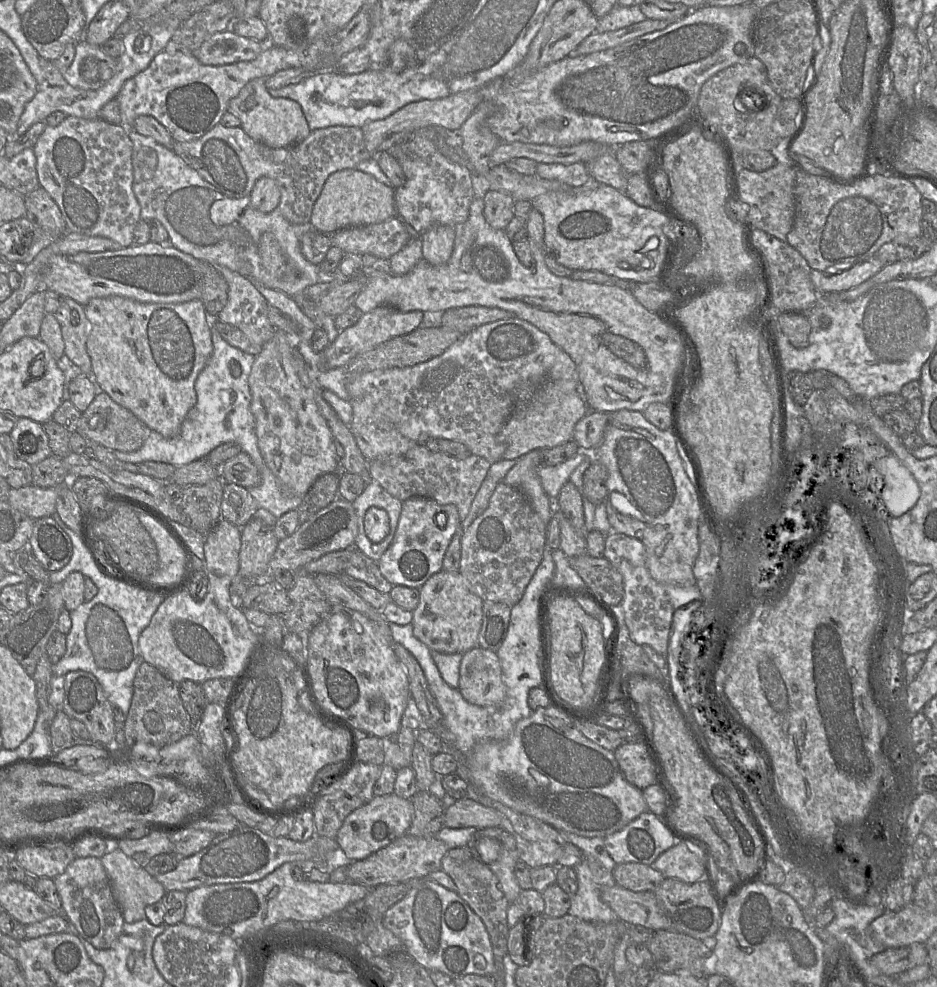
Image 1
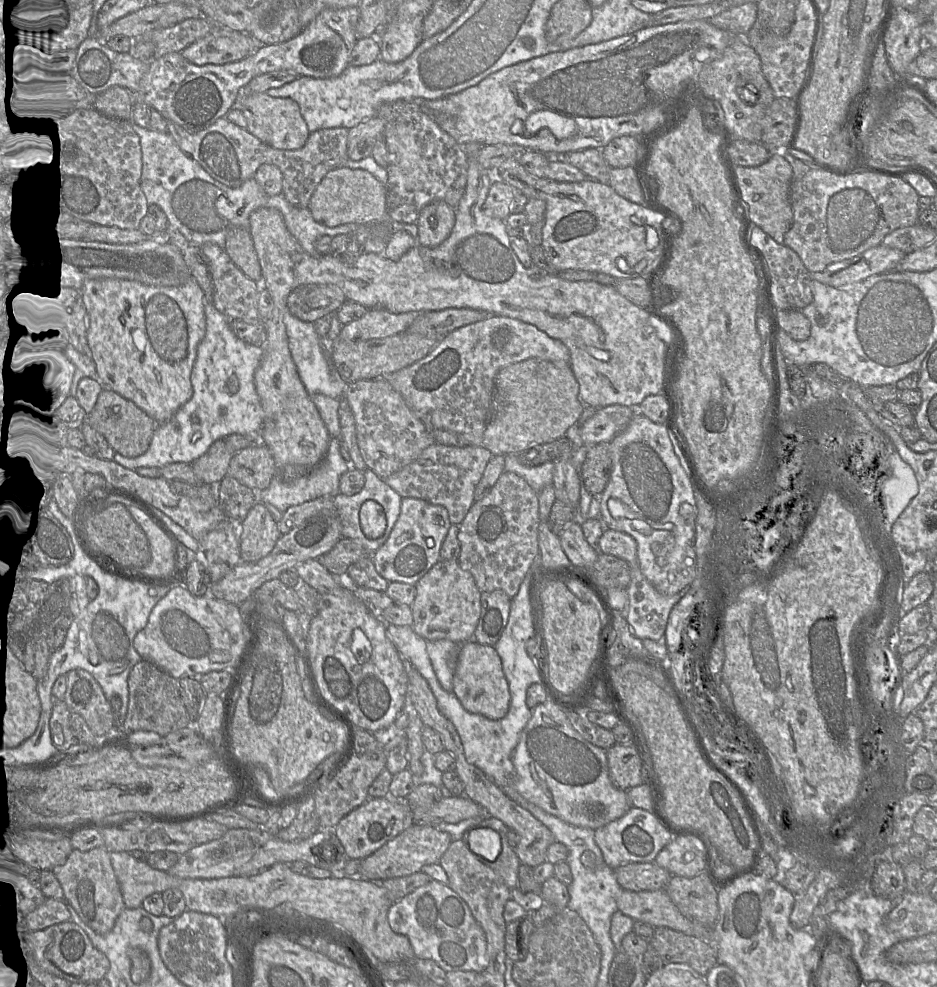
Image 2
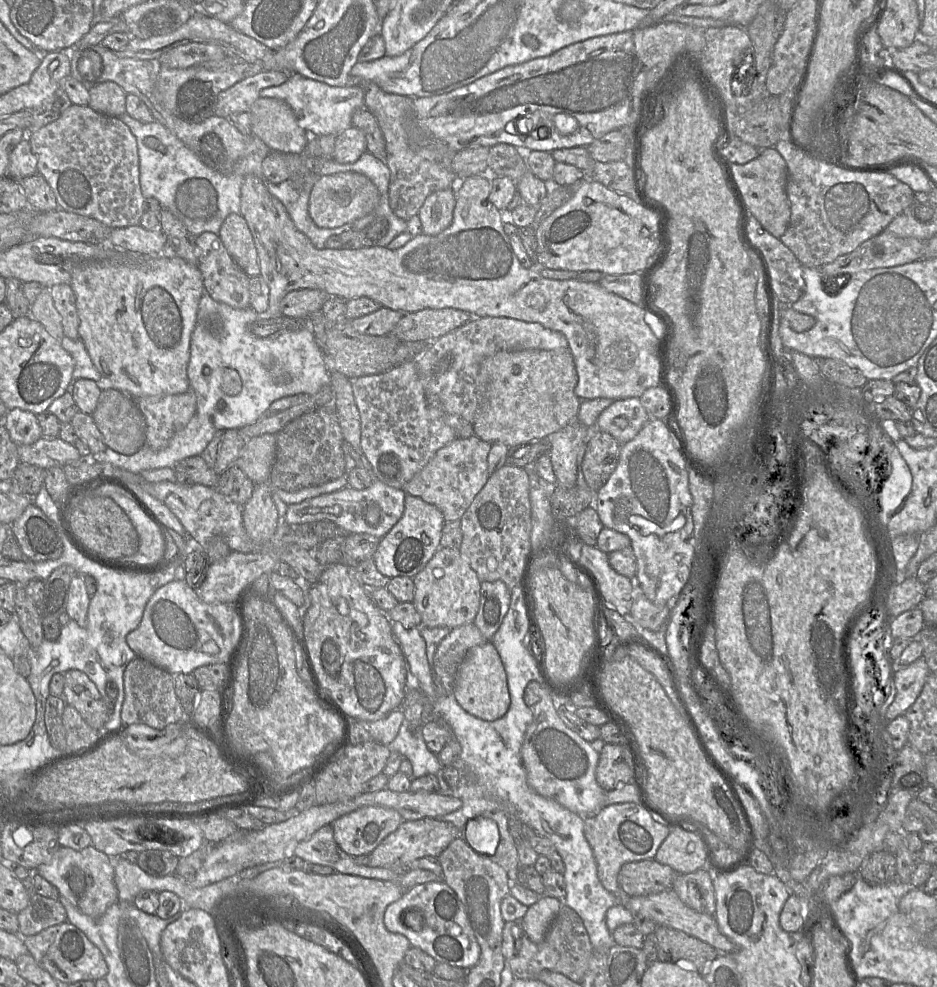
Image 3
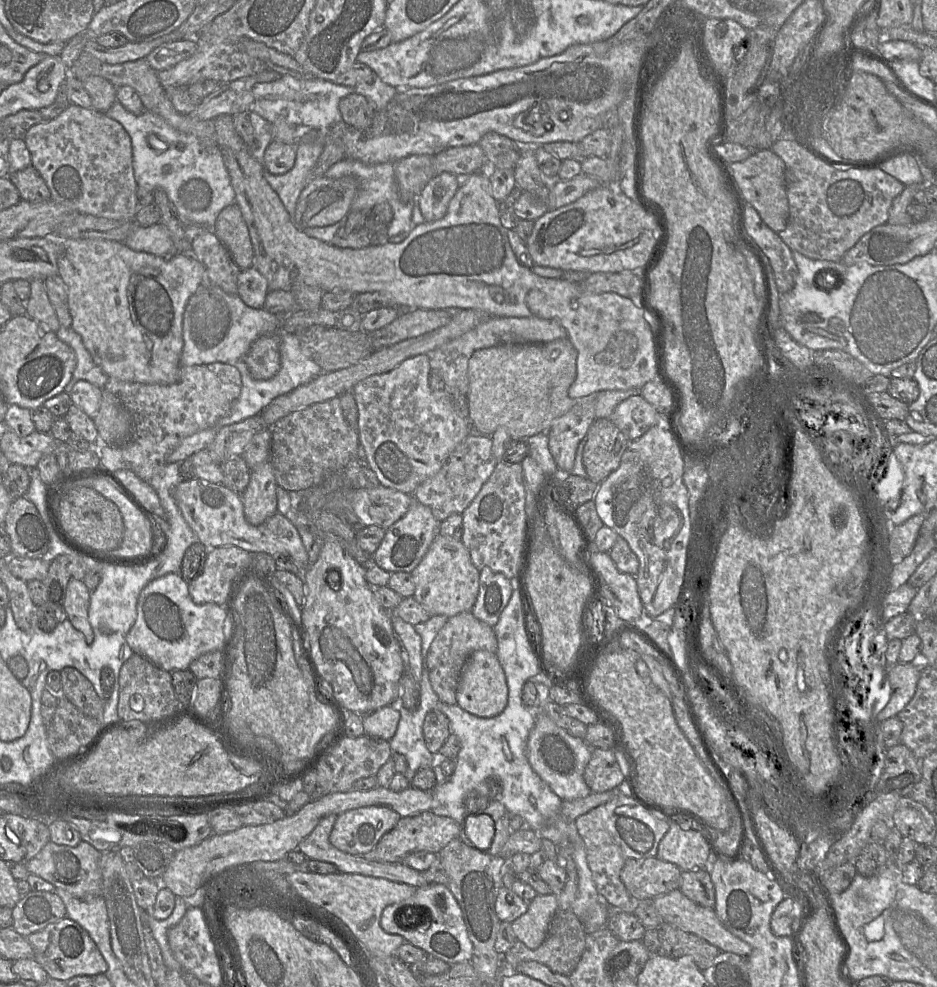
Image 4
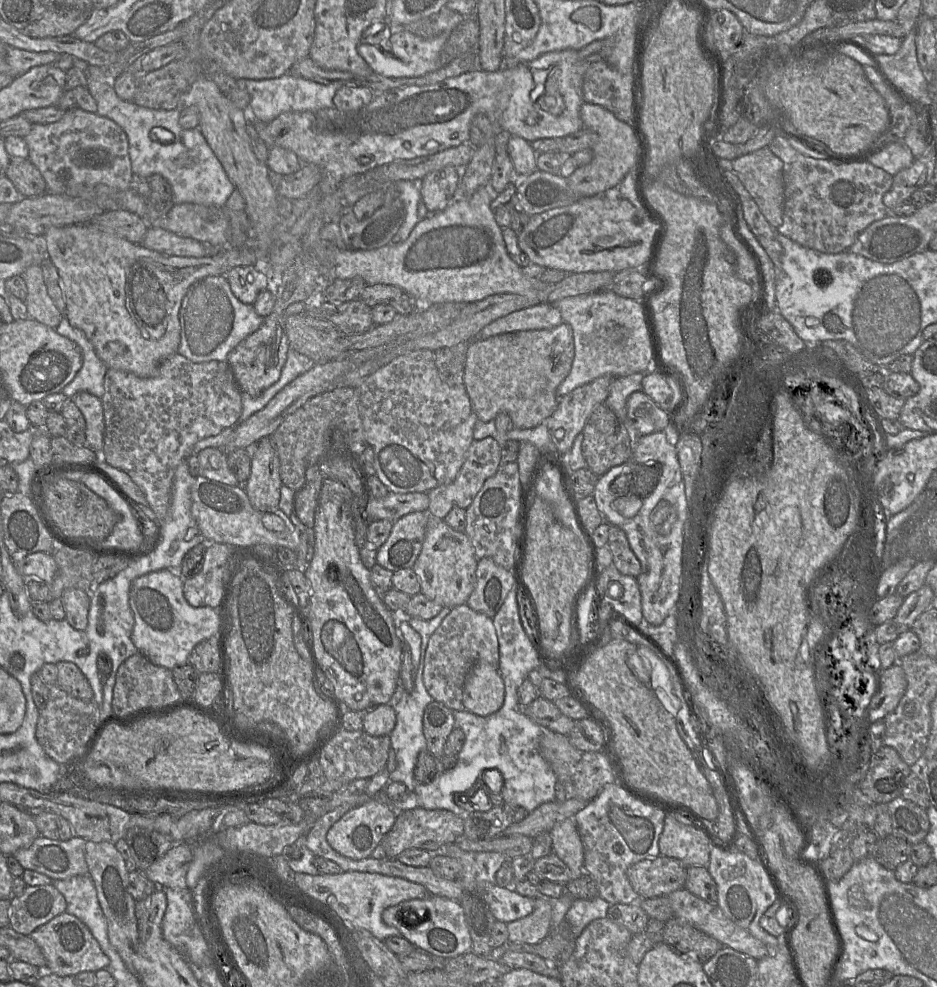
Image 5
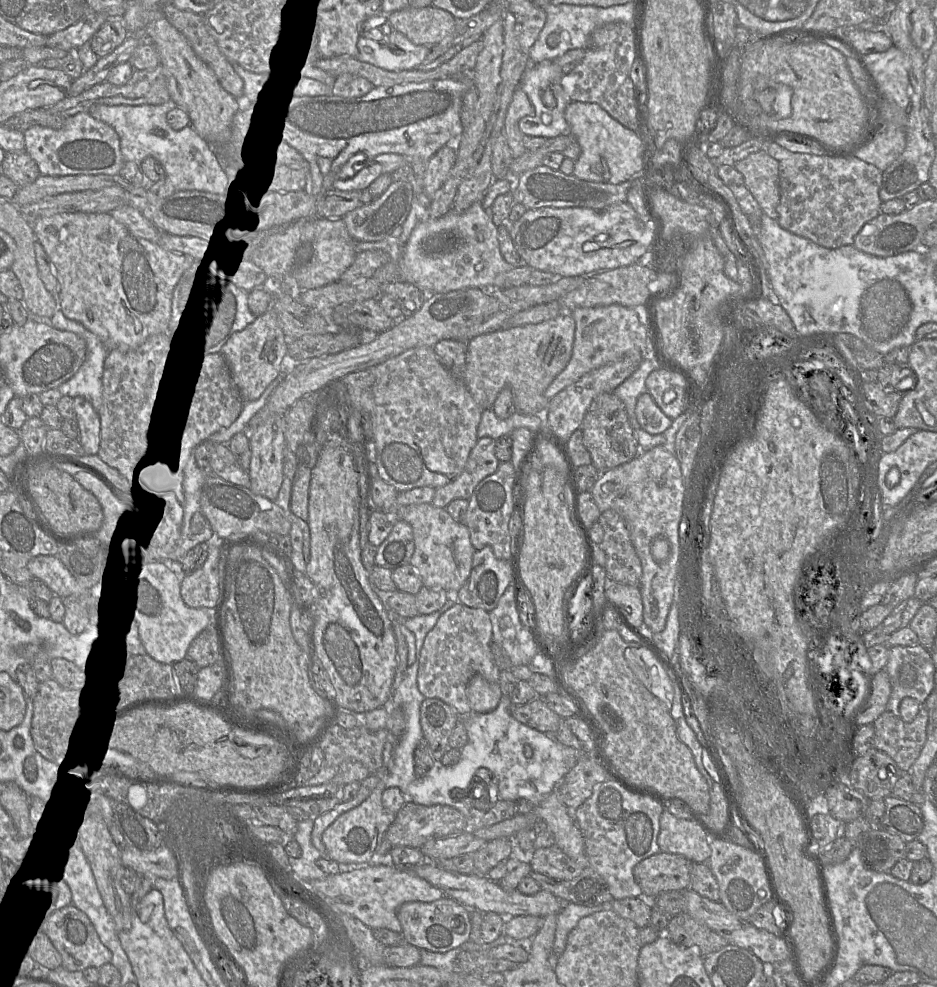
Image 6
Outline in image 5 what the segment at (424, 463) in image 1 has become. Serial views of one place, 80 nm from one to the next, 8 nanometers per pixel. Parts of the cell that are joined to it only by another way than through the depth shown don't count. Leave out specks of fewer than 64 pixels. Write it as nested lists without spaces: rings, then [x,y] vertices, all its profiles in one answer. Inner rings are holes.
[[[486,437],[482,440],[473,440],[455,480],[450,484],[441,485],[428,492],[430,500],[428,512],[437,518],[445,519],[447,514],[454,507],[467,509],[484,482],[497,472],[499,466],[500,446],[498,442],[492,437]]]

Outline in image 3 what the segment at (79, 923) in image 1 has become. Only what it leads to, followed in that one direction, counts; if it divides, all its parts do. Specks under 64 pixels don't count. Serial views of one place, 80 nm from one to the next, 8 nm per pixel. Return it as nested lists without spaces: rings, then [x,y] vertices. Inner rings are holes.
[[[92,845],[79,851],[61,846],[51,860],[40,865],[35,872],[57,888],[60,896],[81,913],[92,918],[101,917],[109,906],[118,902],[112,859]]]

